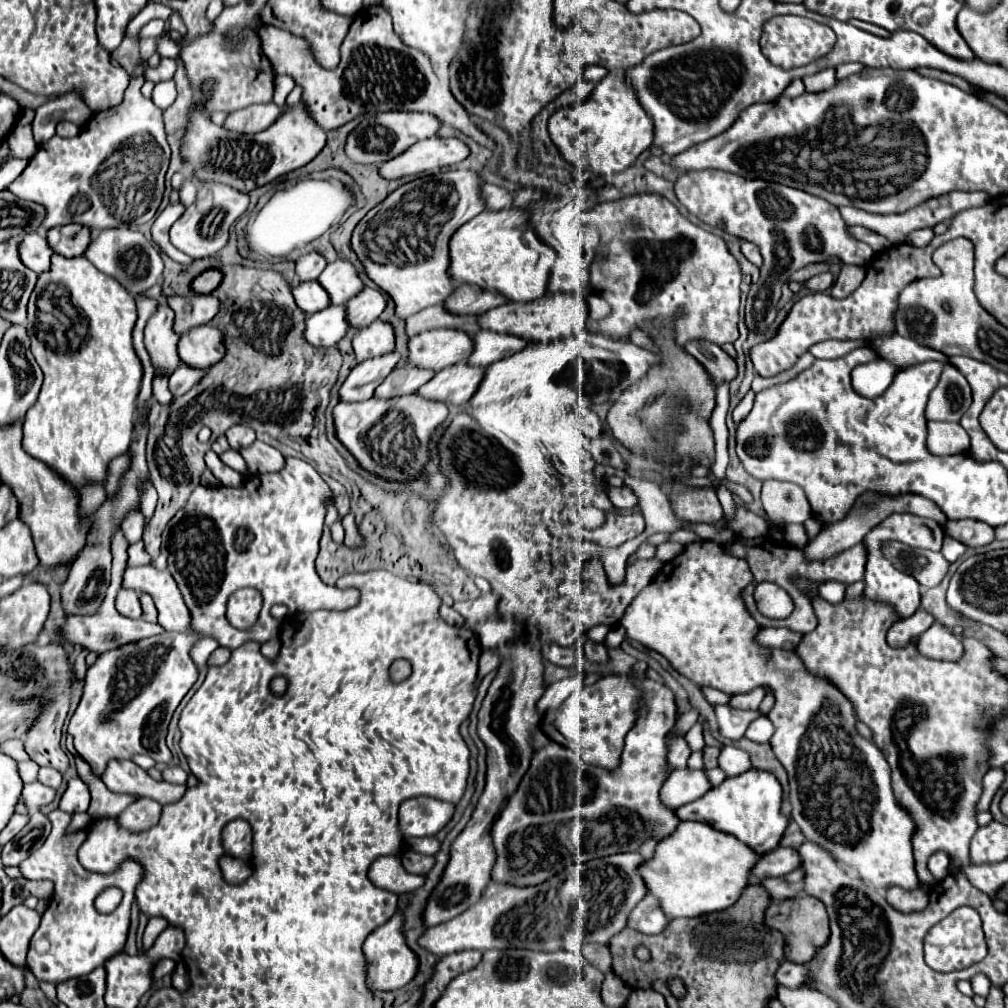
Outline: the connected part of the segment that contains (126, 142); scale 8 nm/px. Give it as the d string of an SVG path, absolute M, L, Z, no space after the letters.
M142 76L132 78L130 86L124 92L124 100L118 106L112 106L104 112L96 112L84 128L72 138L52 136L48 142L38 146L38 154L32 156L24 172L8 186L12 194L24 200L38 202L46 206L46 222L42 224L44 230L62 224L82 224L94 230L114 228L122 224L134 222L138 216L144 220L152 220L156 214L162 194L164 194L164 174L170 162L170 148L166 142L162 110L152 104L152 100L140 94L140 86L144 84Z

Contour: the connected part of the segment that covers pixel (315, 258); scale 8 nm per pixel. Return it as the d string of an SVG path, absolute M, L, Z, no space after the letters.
M308 252L296 260L296 274L300 282L316 280L324 268L326 268L326 260L318 252Z

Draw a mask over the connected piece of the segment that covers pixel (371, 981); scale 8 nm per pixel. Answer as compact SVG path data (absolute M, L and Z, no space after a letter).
M394 914L386 924L376 928L364 942L364 958L366 958L366 986L370 990L400 990L414 978L418 970L416 954L404 944L402 936L402 918Z

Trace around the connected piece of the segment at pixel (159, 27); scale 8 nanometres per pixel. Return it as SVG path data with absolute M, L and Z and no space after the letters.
M152 20L152 22L148 22L148 24L140 30L140 38L156 38L156 36L164 34L164 28L166 28L166 22L164 20Z

